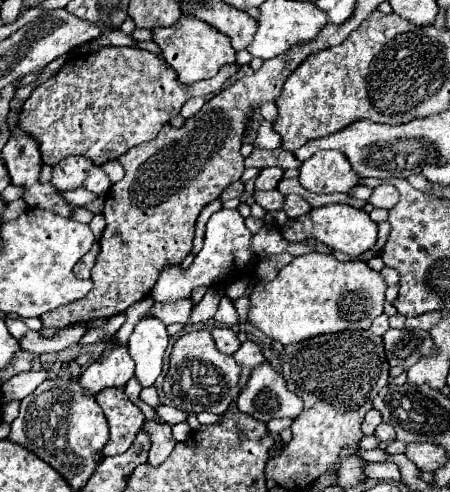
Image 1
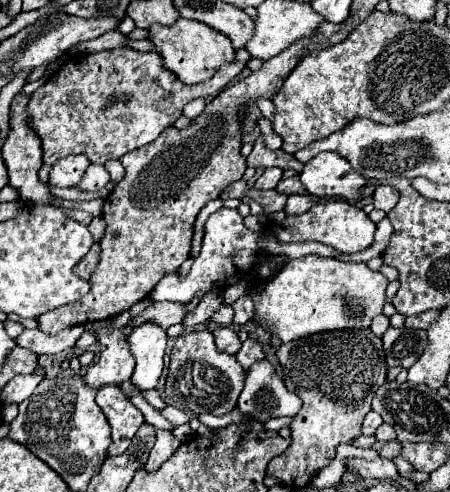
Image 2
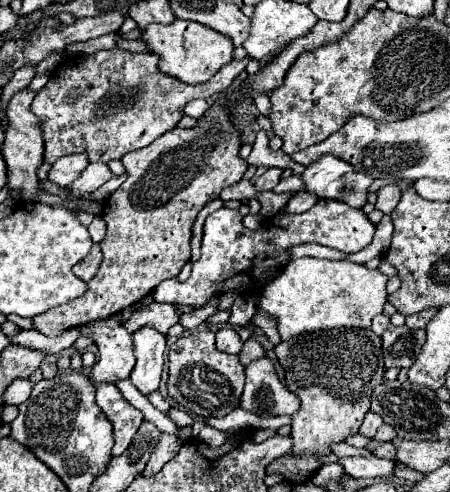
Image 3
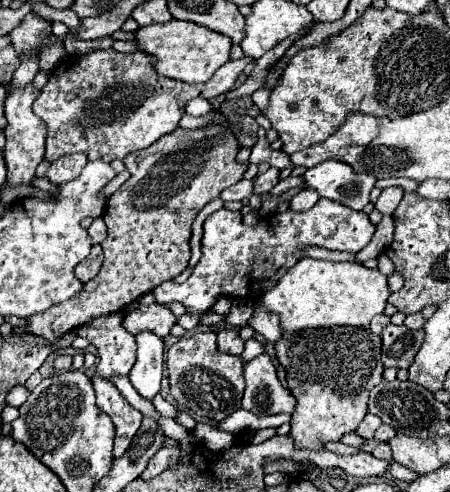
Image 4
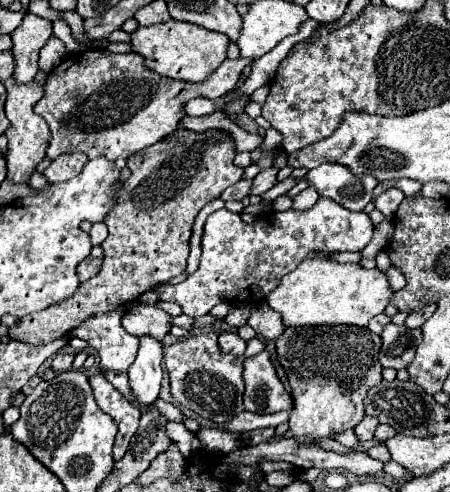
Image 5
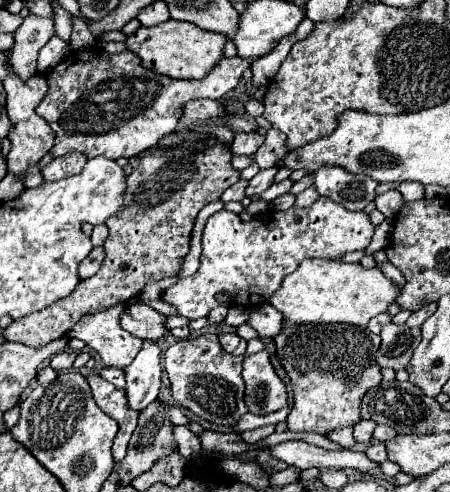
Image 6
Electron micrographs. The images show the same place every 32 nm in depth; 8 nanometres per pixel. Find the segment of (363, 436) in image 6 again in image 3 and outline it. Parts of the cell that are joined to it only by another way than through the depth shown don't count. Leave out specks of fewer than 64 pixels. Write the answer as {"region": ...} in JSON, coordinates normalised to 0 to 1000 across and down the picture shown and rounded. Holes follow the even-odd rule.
{"region":[[[818,837],[804,866],[800,866],[800,882],[813,886],[813,890],[831,890],[840,866],[849,866],[849,850],[840,841],[831,841],[831,837]]]}

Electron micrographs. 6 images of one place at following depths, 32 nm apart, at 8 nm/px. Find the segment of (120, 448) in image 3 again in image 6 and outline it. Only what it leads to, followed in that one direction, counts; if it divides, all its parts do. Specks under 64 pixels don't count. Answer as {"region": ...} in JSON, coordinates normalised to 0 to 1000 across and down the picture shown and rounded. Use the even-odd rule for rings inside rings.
{"region":[[[200,760],[191,772],[196,772],[200,789],[204,789],[213,821],[227,829],[227,837],[249,846],[267,866],[267,874],[262,874],[262,882],[253,890],[253,902],[249,902],[253,935],[267,939],[280,927],[284,894],[289,894],[289,886],[293,886],[298,870],[302,870],[302,858],[307,858],[307,837],[284,829],[280,805],[276,805],[271,793],[262,793],[253,780],[236,776],[218,760]]]}

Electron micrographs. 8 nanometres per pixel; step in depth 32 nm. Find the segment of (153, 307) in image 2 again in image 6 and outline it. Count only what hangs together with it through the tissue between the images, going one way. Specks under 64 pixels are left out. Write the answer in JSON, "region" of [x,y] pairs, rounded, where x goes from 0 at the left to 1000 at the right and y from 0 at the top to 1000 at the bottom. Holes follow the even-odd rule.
{"region":[[[316,614],[289,618],[267,638],[267,659],[280,675],[316,687],[316,691],[356,691],[369,679],[364,638],[338,630]]]}

